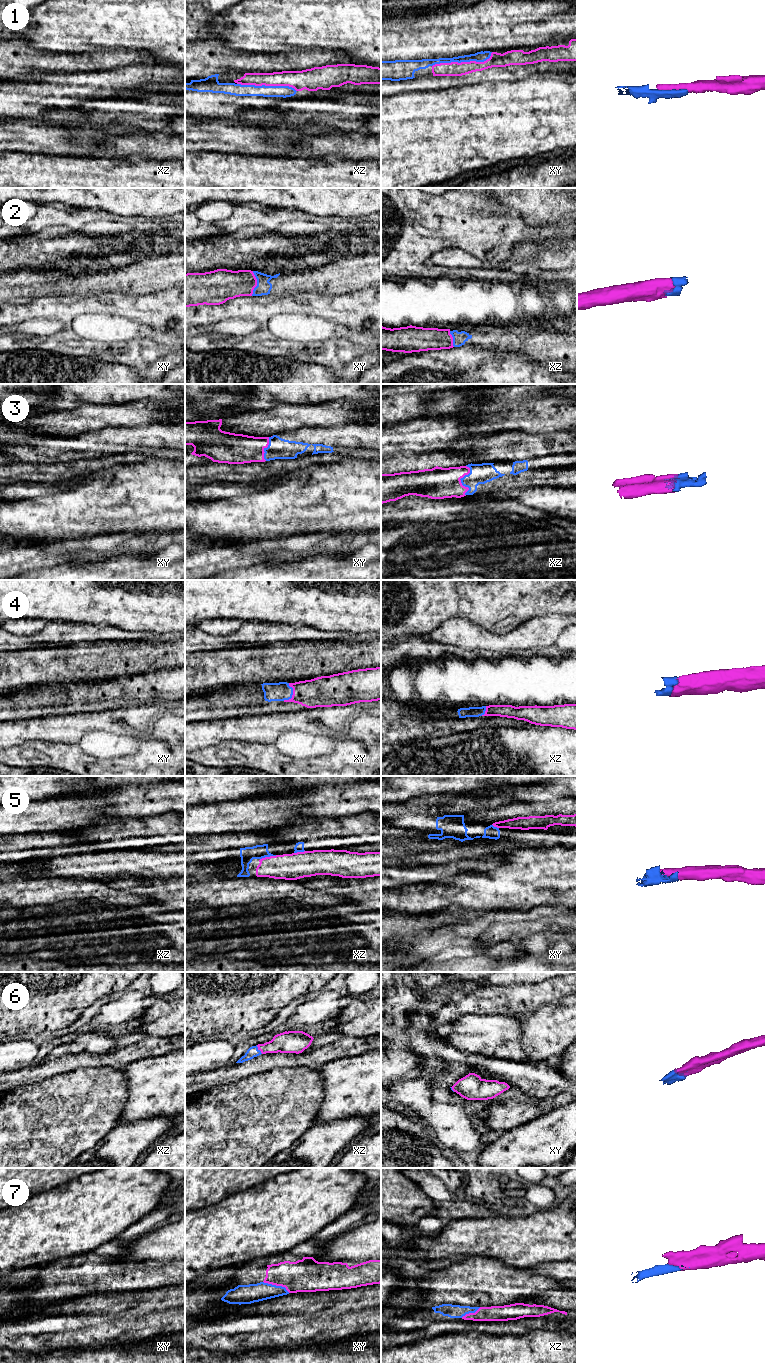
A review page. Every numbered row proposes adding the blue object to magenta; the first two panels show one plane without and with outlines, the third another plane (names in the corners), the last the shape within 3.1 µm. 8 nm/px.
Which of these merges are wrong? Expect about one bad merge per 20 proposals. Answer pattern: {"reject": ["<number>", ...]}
{"reject": []}

